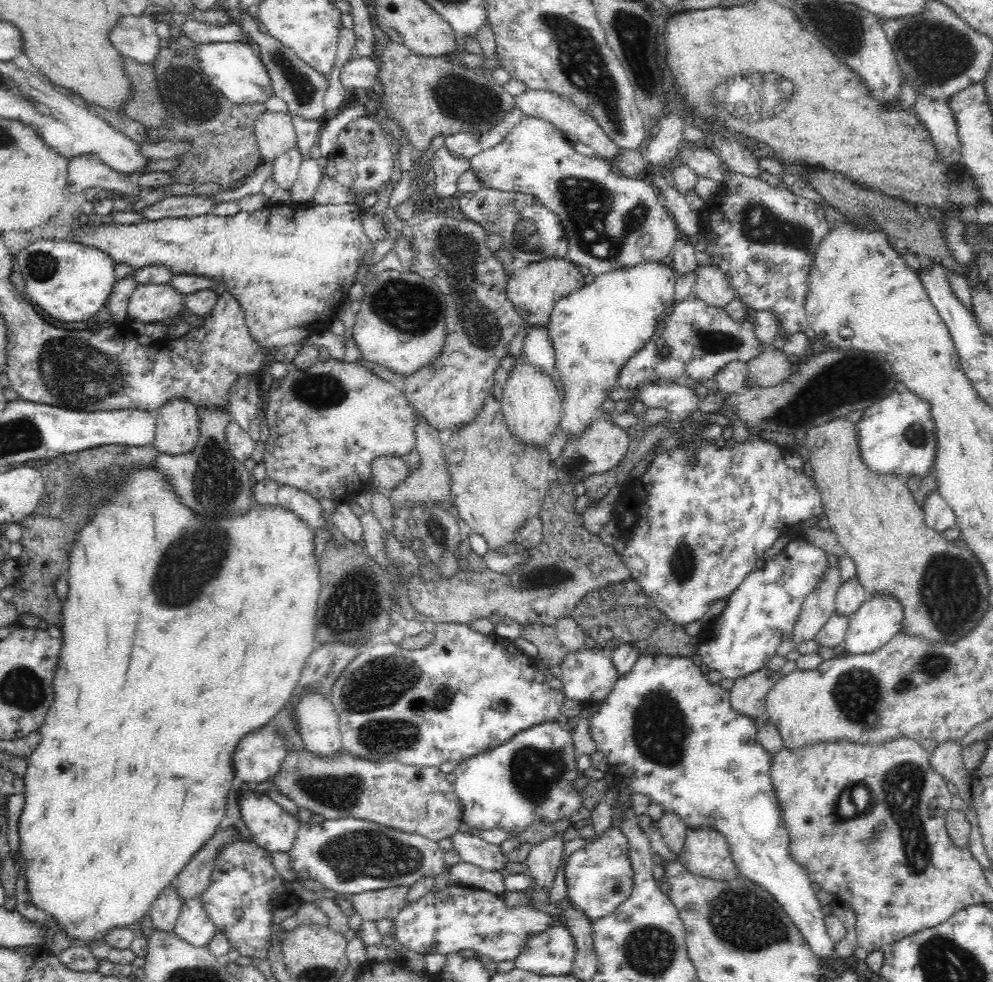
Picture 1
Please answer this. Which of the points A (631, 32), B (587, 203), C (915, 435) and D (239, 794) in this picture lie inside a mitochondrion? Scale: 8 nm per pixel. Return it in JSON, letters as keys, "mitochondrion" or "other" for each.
{"A":"mitochondrion","B":"mitochondrion","C":"mitochondrion","D":"other"}

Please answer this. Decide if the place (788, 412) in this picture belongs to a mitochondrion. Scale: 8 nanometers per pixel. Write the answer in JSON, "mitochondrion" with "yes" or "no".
{"mitochondrion":"yes"}

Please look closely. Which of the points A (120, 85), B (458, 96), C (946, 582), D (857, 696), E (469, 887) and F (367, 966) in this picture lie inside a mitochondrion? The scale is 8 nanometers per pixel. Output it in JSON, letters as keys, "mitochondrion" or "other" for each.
{"A":"other","B":"mitochondrion","C":"mitochondrion","D":"mitochondrion","E":"other","F":"other"}

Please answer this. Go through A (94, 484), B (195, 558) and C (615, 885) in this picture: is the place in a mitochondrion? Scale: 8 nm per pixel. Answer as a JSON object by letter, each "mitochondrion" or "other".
{"A":"mitochondrion","B":"mitochondrion","C":"mitochondrion"}

